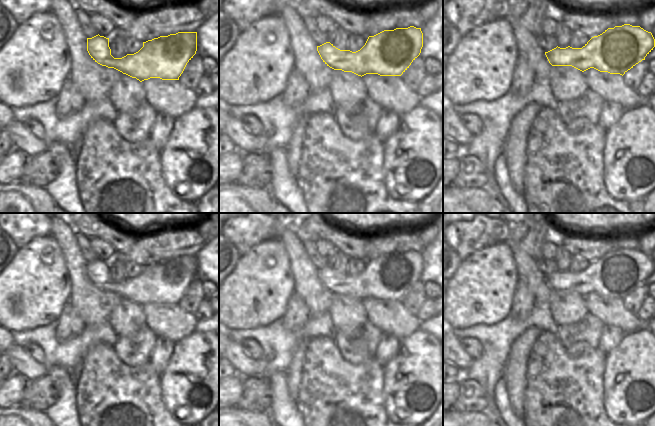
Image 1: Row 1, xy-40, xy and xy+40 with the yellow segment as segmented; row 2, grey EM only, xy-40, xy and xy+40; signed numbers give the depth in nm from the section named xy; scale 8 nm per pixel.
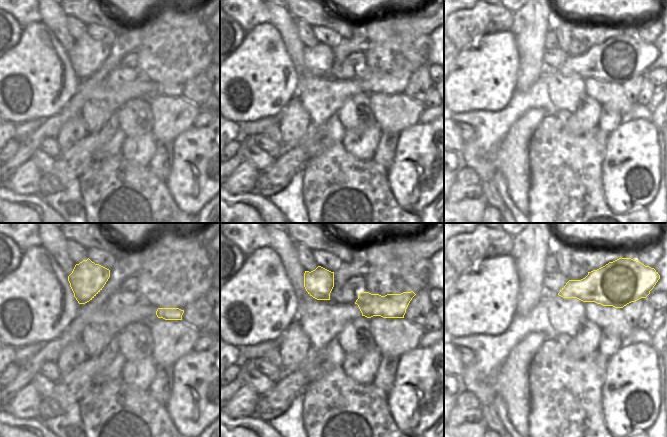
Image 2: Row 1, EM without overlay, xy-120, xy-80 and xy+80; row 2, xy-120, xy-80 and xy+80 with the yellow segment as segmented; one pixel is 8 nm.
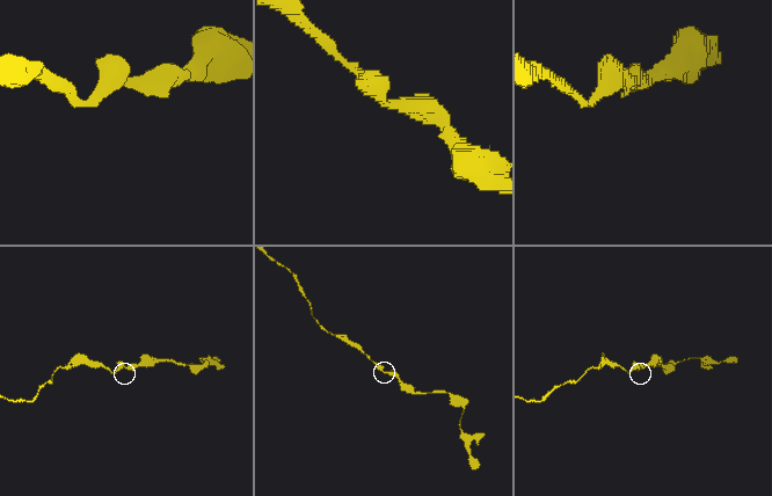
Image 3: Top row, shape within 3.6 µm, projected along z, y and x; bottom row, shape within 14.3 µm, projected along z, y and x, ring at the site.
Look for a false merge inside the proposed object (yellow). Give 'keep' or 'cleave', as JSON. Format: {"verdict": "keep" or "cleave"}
{"verdict": "keep"}

